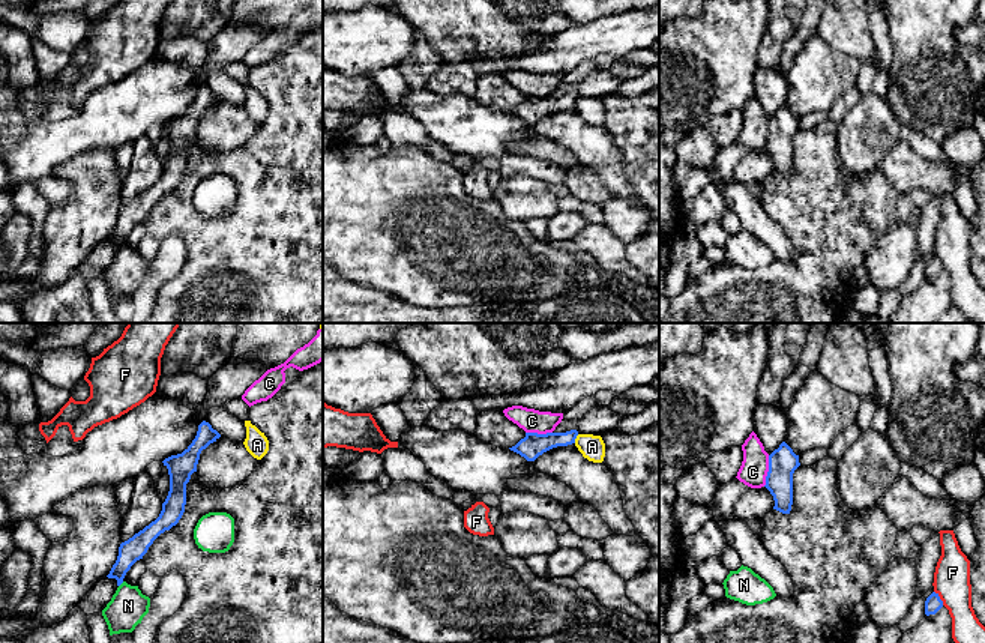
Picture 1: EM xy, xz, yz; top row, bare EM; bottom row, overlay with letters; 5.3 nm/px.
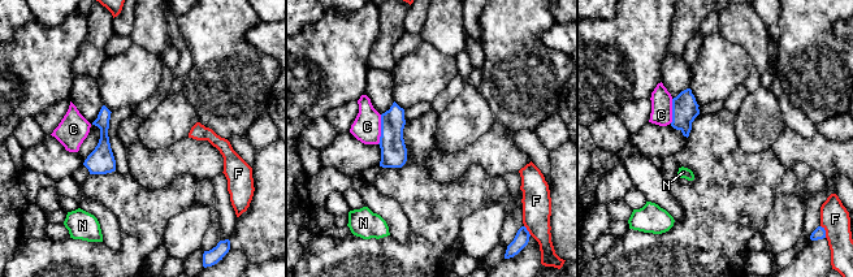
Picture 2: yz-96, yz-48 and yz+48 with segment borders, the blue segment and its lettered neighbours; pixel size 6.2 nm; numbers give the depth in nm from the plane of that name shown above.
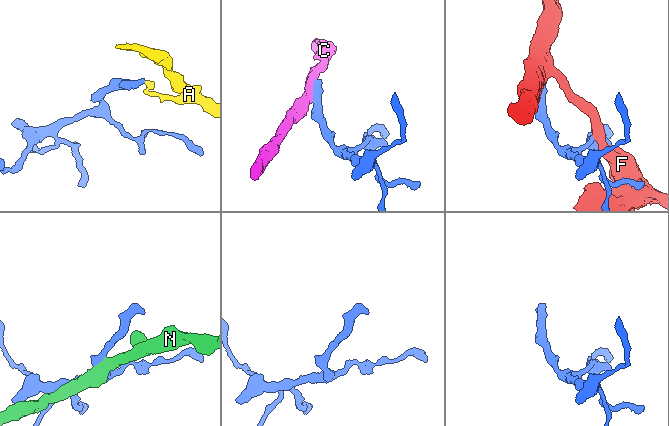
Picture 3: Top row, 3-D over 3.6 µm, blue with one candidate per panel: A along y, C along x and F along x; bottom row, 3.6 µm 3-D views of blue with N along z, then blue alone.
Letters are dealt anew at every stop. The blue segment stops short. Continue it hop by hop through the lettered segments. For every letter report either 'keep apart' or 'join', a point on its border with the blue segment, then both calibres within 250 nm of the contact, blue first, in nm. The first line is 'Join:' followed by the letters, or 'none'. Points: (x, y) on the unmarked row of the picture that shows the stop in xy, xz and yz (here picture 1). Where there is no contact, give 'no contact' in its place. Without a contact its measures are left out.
Join: none
A: keep apart | xz (575, 101) | 130/130 nm
C: keep apart | yz (769, 134) | 160/150 nm
F: keep apart | yz (939, 262) | 90/190 nm
N: keep apart | xy (120, 247) | 120/200 nm

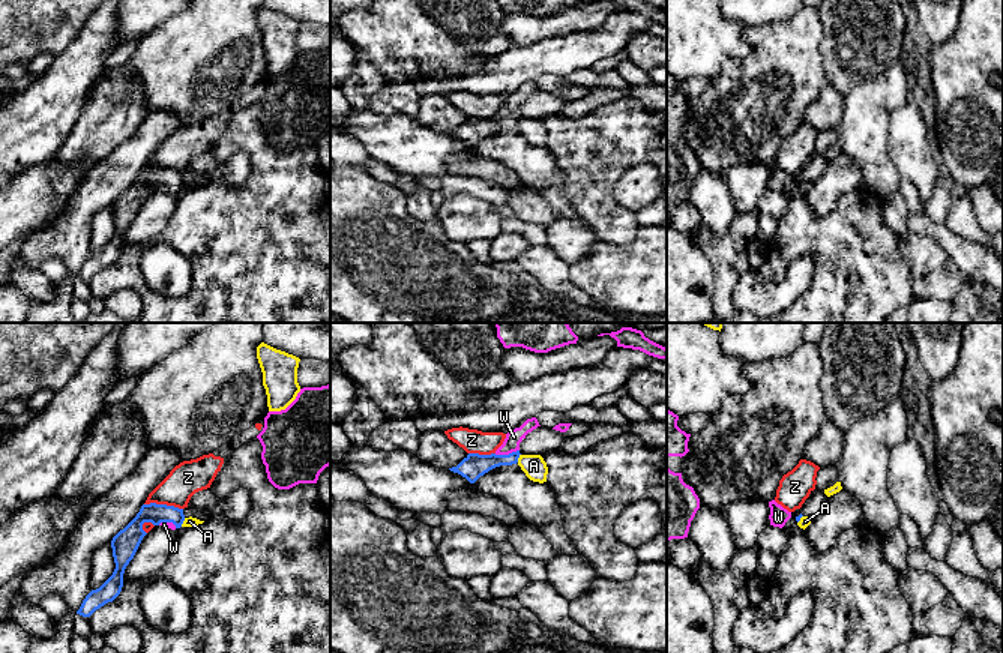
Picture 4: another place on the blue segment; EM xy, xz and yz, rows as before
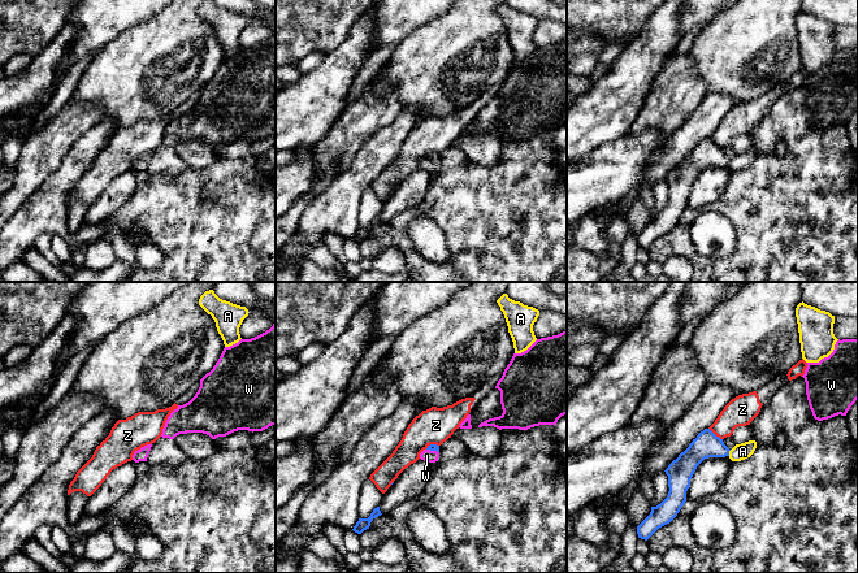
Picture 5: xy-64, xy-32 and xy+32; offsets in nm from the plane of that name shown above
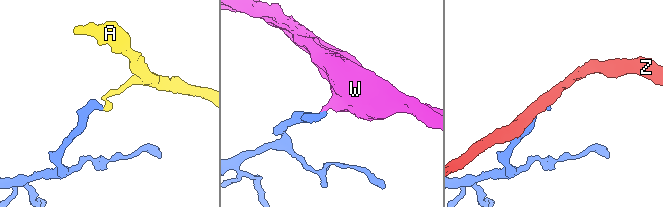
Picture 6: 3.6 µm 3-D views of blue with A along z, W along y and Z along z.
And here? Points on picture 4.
Join: W
A: keep apart | xy (182, 186) | 110/50 nm
W: join | xz (506, 119) | 130/90 nm
Z: keep apart | xy (164, 168) | 120/180 nm

